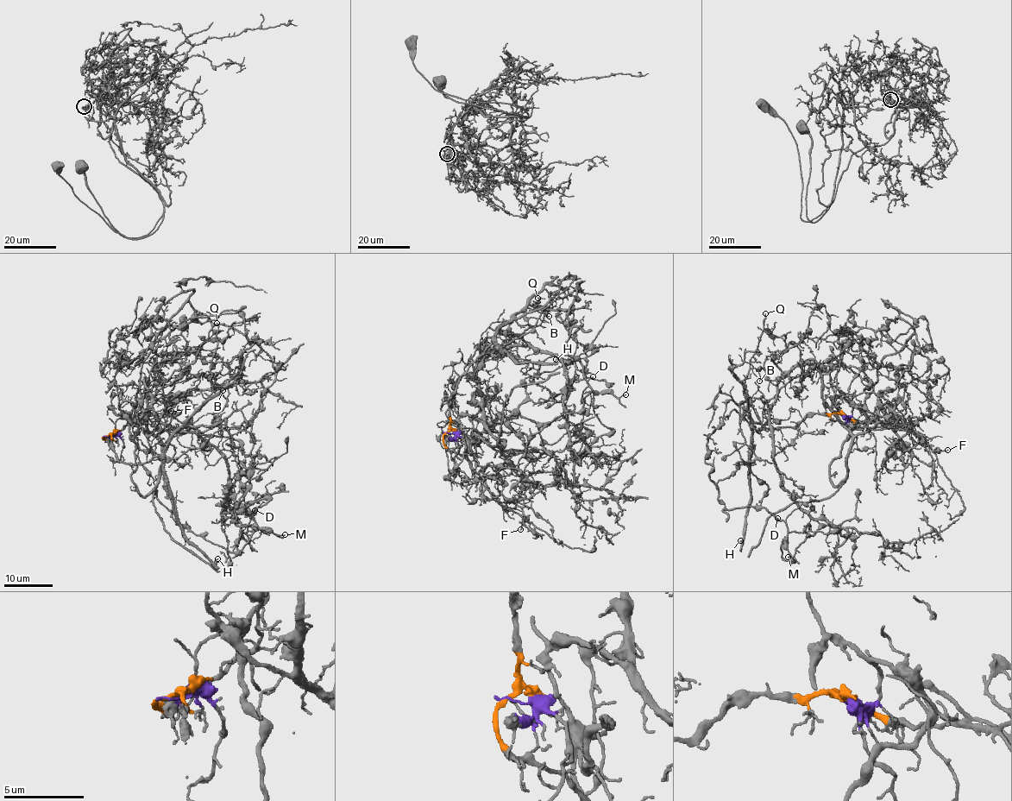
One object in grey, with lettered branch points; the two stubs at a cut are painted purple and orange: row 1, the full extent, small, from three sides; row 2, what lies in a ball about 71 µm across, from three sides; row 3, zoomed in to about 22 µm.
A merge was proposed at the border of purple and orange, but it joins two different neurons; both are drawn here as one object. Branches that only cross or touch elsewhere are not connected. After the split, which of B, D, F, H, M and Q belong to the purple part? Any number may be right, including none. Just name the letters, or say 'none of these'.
none of these

